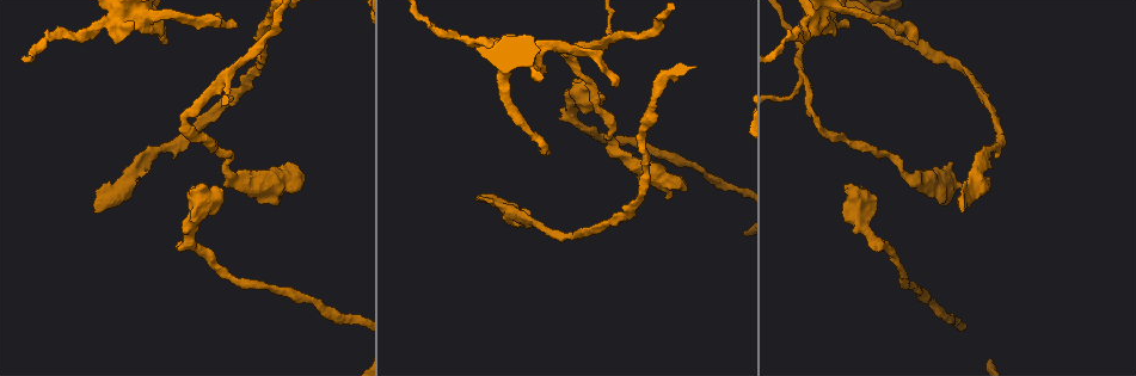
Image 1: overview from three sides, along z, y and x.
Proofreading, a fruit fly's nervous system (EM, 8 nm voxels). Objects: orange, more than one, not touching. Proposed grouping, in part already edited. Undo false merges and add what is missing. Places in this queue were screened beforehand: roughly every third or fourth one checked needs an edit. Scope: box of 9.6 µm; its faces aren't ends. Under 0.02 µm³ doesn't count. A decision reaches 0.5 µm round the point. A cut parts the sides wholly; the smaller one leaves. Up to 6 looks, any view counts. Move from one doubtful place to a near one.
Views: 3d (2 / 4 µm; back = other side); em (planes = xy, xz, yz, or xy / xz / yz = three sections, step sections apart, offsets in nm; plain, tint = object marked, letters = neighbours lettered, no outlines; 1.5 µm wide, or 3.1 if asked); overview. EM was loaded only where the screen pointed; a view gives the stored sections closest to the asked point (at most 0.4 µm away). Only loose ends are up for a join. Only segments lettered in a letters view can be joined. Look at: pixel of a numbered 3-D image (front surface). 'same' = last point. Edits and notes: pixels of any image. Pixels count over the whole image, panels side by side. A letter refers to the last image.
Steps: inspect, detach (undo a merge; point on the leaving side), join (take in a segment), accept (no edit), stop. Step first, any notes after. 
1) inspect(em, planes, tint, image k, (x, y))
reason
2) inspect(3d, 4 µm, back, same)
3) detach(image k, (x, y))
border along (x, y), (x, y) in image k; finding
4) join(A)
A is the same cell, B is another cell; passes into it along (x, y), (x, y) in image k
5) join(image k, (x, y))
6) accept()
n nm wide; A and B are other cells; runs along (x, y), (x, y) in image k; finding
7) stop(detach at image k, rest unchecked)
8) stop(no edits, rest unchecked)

inspect(3d, 2 µm, image 1, (818, 118))
sharp bend

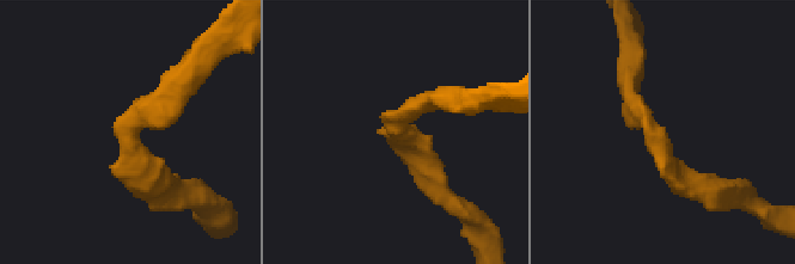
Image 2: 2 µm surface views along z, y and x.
inspect(em, planes, letters, image 2, (129, 140))
arms of 180, 200 nm; need the tissue

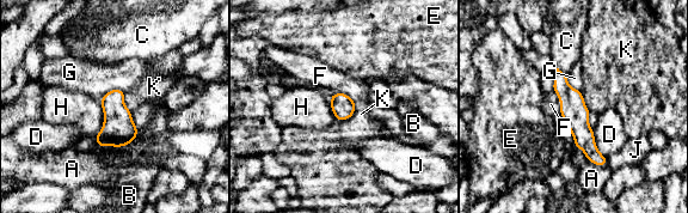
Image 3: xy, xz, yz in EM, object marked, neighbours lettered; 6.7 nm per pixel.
accept()
H touches over 240 nm; A, B, C, D, E, F, G, H, J and K are other cells; runs along (557, 72), (585, 142), (603, 162) in image 3; one neuron here

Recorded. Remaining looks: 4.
inspect(3d, 2 µm, image 1, (834, 36))
thick end

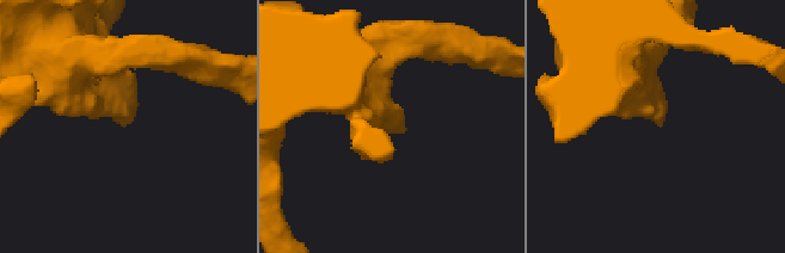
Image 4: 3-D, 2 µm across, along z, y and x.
inspect(em, yz, step 8, letters, image 4, (657, 124))
now the EM

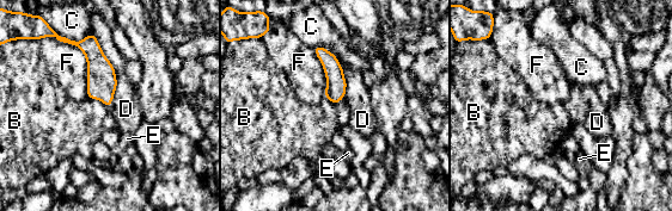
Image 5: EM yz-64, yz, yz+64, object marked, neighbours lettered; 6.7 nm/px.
inspect(em, planes, letters, same)
cut it another way

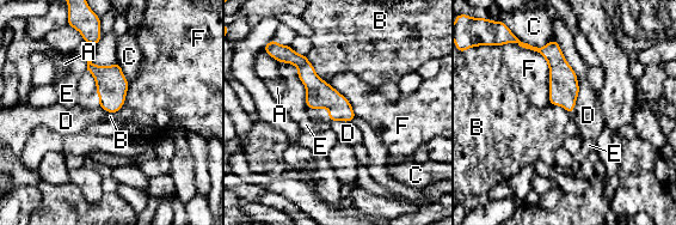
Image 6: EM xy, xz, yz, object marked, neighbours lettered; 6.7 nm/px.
accept()
A, B, C, D, E and F are other cells; no lettered segment goes on from it

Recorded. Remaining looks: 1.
stop(no edits, rest unchecked)

